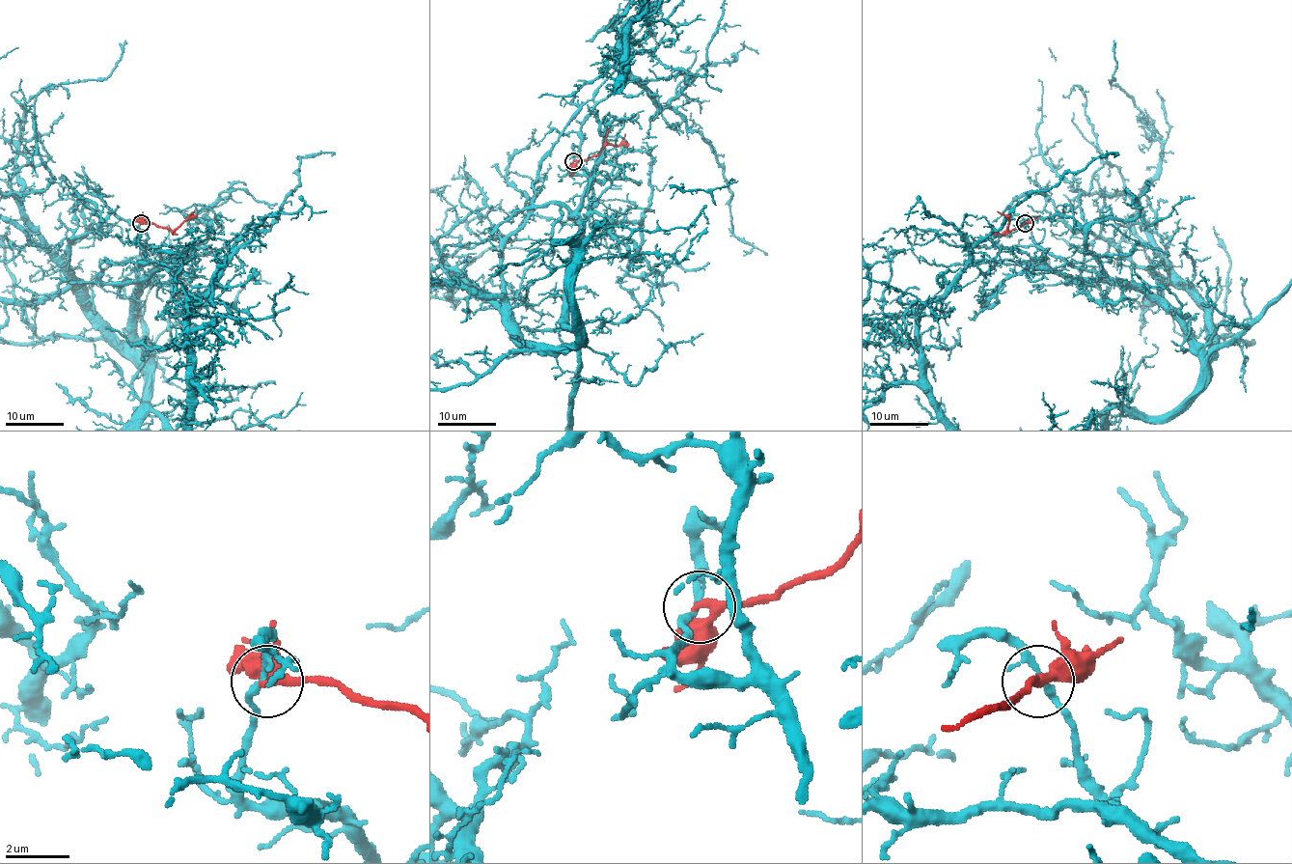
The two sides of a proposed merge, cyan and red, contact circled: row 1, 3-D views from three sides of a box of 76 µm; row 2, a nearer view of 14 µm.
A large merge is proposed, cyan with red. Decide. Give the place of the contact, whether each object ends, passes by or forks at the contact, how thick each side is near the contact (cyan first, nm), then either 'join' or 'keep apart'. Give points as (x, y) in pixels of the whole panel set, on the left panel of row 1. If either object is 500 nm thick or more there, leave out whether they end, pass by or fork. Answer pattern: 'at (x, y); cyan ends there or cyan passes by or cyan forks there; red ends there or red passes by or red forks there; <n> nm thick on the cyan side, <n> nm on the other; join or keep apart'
at (141, 223); cyan forks there; red passes by; 170 nm thick on the cyan side, 240 nm on the other; keep apart

